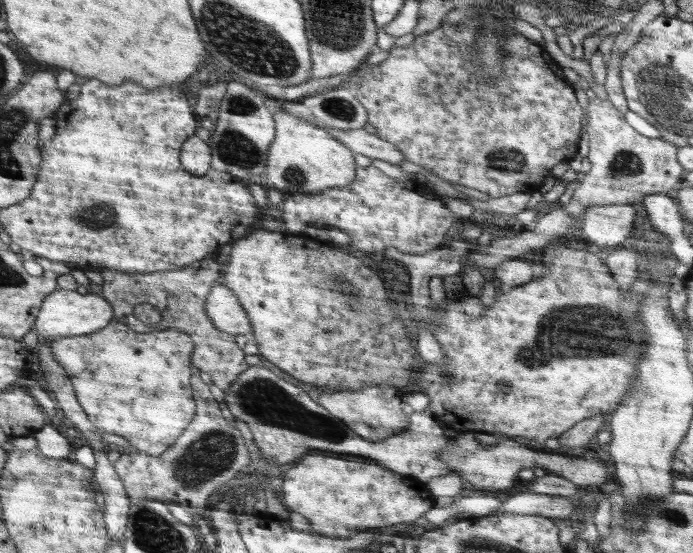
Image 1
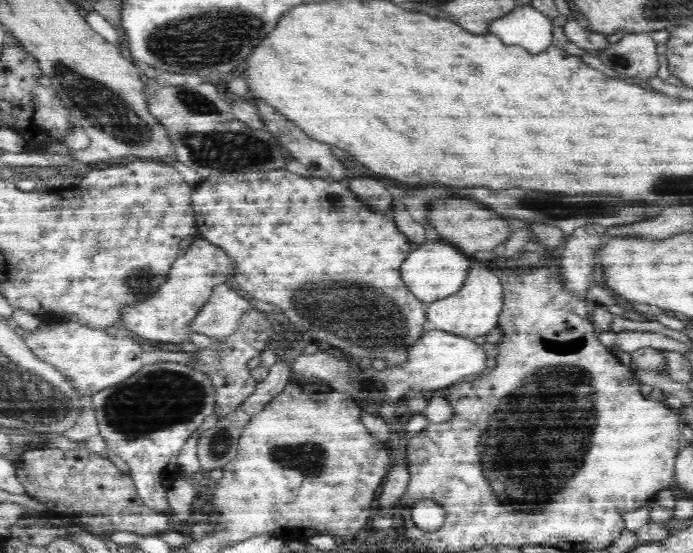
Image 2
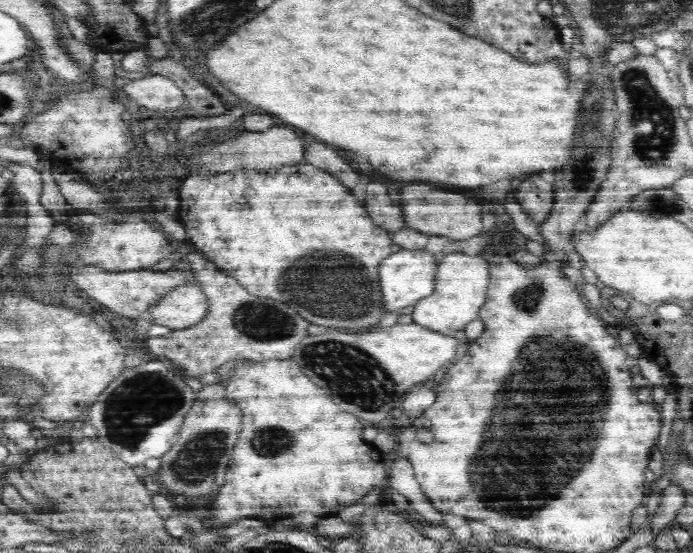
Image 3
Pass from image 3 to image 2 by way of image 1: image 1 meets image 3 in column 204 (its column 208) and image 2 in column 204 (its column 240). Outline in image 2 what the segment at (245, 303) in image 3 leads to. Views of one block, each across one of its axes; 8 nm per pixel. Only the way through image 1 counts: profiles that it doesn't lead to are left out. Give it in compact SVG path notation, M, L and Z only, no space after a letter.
M255 308L246 310L247 314L243 315L239 319L239 328L226 336L226 344L228 348L222 350L222 352L216 352L216 349L200 349L199 351L189 353L194 355L194 360L186 362L186 365L202 371L206 376L210 377L212 385L216 387L216 408L215 413L218 418L222 416L228 416L232 414L248 396L254 394L256 386L259 384L258 381L254 380L250 376L249 372L245 372L244 366L247 364L250 358L260 355L260 352L266 348L268 340L274 340L274 342L280 342L280 338L276 336L274 328L270 326L268 320L264 320L264 312L256 312Z

